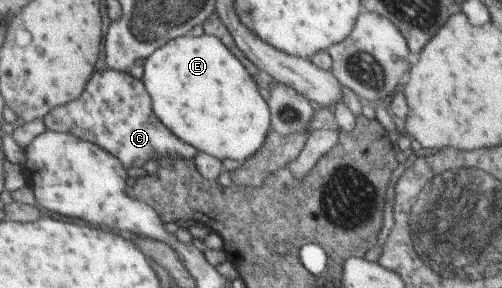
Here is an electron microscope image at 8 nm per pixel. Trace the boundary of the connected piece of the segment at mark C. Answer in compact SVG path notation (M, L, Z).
M107 68L103 72L94 72L78 99L55 107L43 122L50 131L72 134L74 137L101 147L109 154L115 155L126 169L142 167L146 161L156 160L157 155L167 159L194 159L198 151L172 135L172 132L153 114L149 101L148 92L141 80L134 79L129 72L120 73Z

